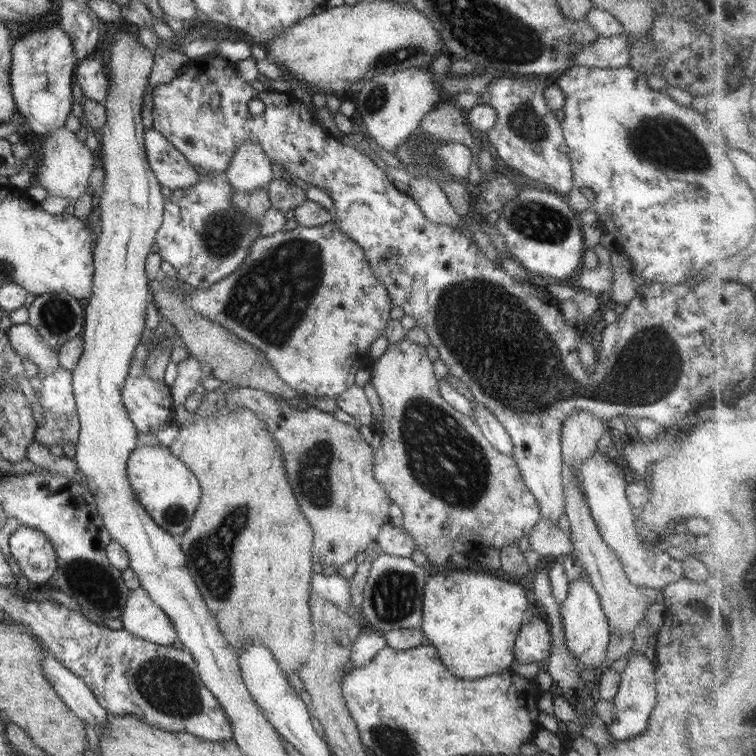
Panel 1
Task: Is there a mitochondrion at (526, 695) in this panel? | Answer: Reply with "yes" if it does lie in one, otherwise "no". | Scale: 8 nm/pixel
no

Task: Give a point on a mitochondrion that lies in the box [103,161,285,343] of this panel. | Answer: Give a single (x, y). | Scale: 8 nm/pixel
(224, 234)

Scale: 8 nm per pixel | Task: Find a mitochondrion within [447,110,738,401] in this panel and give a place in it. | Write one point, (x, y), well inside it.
(664, 142)

